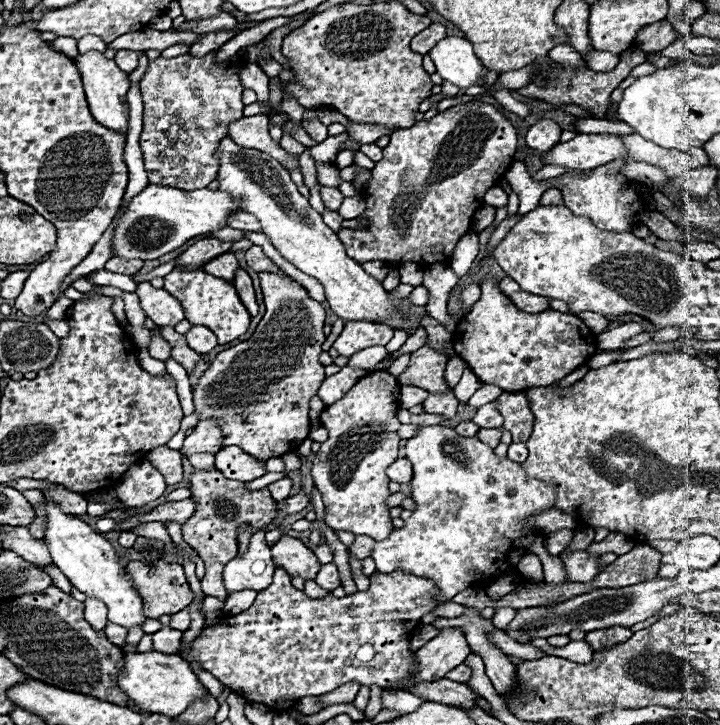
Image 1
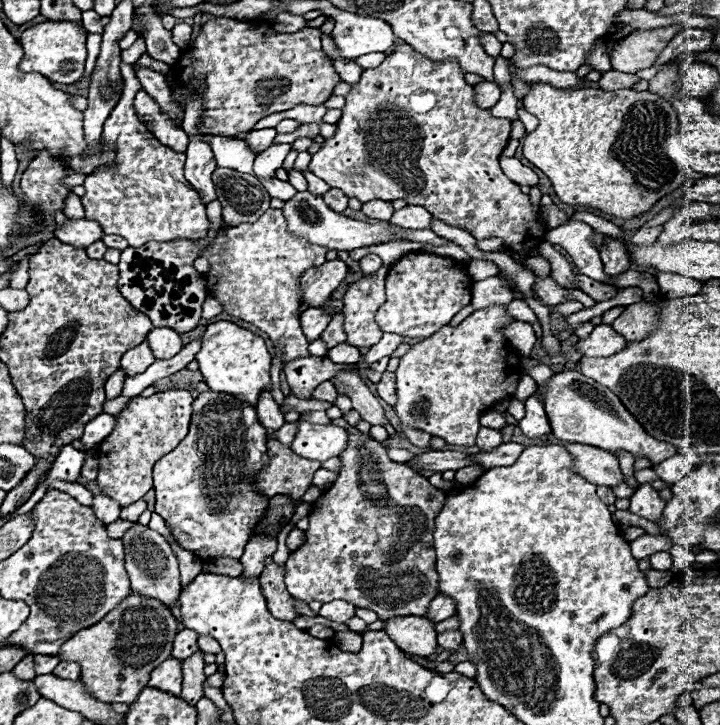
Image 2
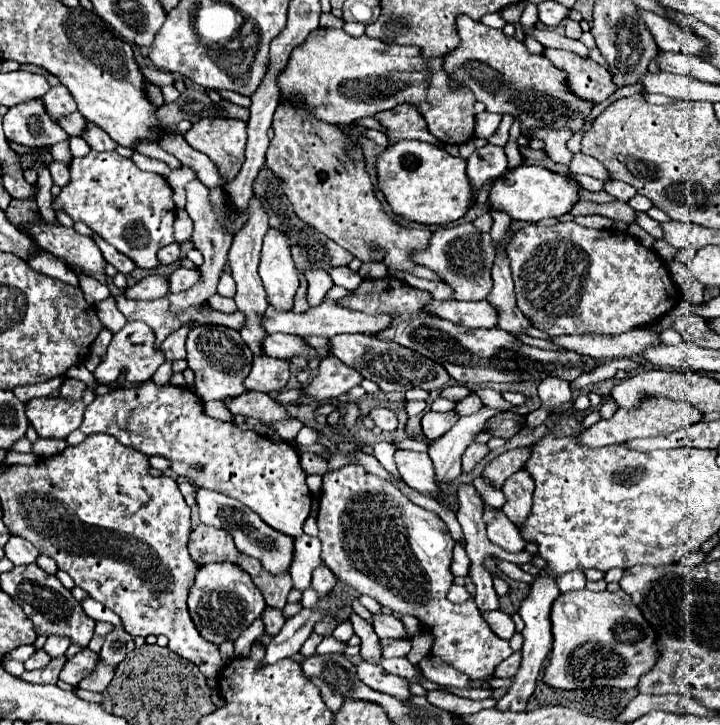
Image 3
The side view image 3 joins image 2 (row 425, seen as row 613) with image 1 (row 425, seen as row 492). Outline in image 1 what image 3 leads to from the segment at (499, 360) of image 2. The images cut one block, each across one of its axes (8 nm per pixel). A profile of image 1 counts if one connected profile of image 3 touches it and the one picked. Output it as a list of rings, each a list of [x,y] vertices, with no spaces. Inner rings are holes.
[[[376,370],[360,378],[350,392],[346,392],[338,402],[332,406],[324,408],[320,414],[320,424],[328,430],[328,440],[322,442],[320,452],[314,458],[312,464],[312,478],[316,488],[322,494],[324,506],[326,506],[326,524],[334,530],[348,530],[352,534],[366,534],[374,540],[388,538],[388,534],[394,530],[392,518],[388,514],[388,506],[384,504],[386,498],[390,496],[388,492],[388,476],[384,470],[398,458],[400,450],[400,420],[398,420],[398,410],[400,410],[400,384],[398,380],[388,374],[386,370]]]

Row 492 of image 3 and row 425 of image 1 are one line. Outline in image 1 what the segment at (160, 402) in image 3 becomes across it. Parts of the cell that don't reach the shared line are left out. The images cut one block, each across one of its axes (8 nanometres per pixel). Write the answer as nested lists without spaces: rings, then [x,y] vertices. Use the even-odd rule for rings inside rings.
[[[258,272],[260,286],[264,292],[266,314],[258,324],[250,340],[240,342],[224,352],[220,352],[204,376],[194,386],[194,406],[204,418],[216,418],[224,434],[224,446],[240,446],[244,452],[252,454],[258,460],[268,460],[272,456],[282,456],[294,452],[310,432],[308,420],[308,402],[318,392],[324,382],[324,366],[318,362],[324,344],[324,318],[326,312],[320,302],[308,296],[308,290],[292,280],[290,276],[280,276],[272,272]]]

